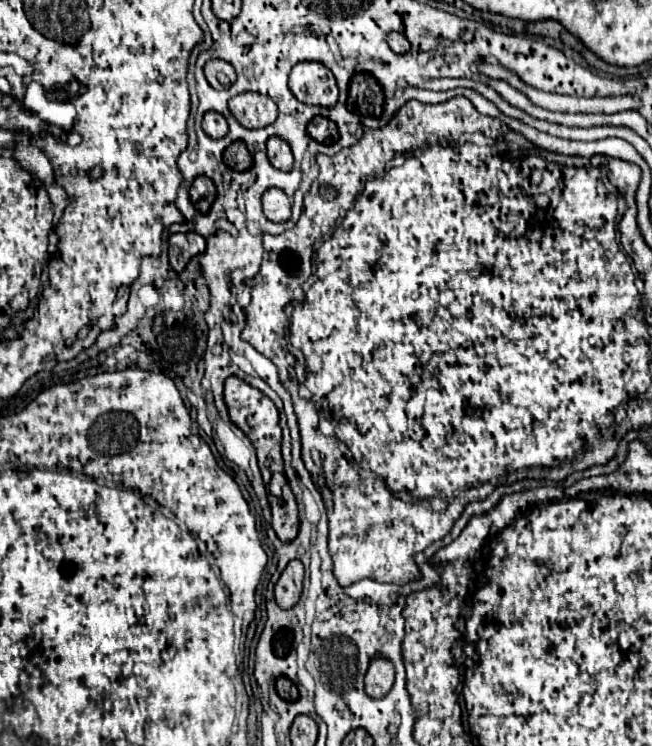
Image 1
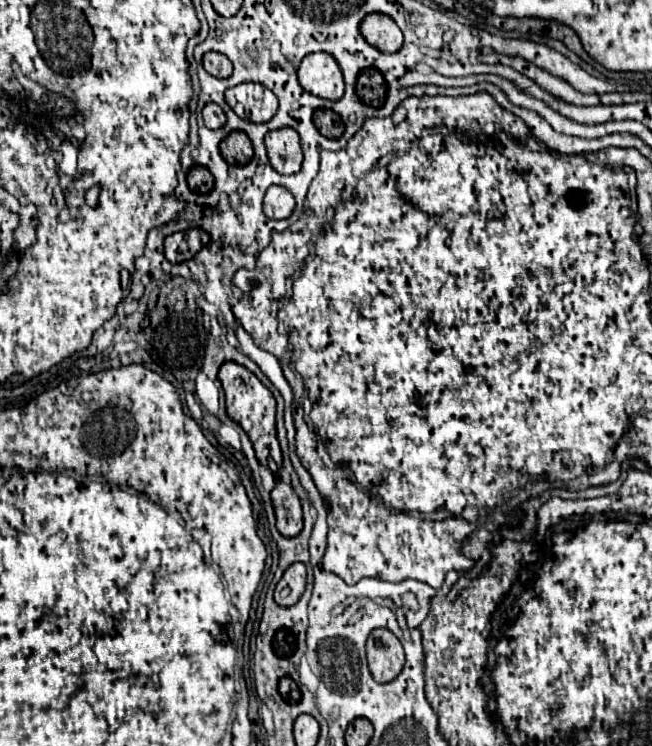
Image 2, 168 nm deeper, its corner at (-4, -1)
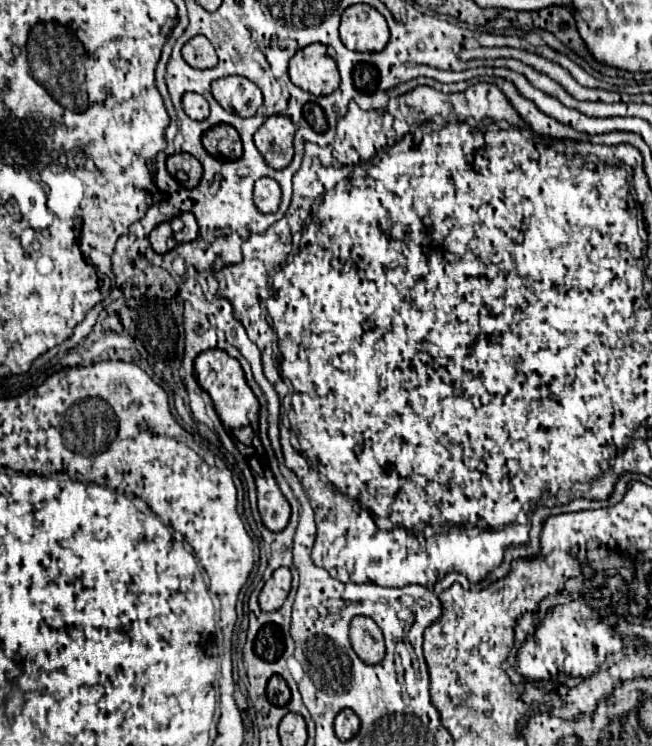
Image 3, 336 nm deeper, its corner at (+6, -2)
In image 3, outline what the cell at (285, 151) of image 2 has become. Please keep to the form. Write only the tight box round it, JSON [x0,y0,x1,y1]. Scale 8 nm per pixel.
[255,116,295,170]

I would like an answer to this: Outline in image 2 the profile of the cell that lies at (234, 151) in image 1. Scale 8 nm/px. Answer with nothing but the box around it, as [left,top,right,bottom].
[223,131,253,165]

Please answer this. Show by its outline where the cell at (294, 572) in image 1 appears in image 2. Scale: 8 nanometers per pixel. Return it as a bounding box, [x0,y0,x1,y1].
[275,563,305,607]

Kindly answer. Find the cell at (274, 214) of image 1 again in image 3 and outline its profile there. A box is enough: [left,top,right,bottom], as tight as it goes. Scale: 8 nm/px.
[255,178,281,212]

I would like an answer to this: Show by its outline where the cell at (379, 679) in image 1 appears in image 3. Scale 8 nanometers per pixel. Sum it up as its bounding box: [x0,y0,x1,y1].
[349,616,385,664]

